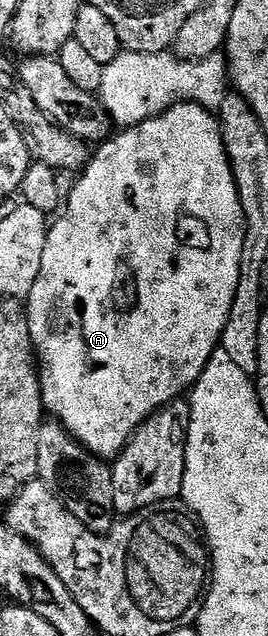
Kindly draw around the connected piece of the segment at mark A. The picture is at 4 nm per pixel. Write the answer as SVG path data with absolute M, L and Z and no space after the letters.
M177 102L158 118L144 120L138 126L119 129L93 151L58 216L47 229L40 276L36 276L36 284L32 284L30 297L24 302L28 328L34 341L34 353L40 367L42 405L51 419L61 422L63 428L93 454L103 460L114 460L147 418L152 417L163 406L181 399L197 384L212 352L219 349L224 324L228 324L228 312L232 312L232 300L240 284L246 217L224 148L222 126L217 117L196 103Z

